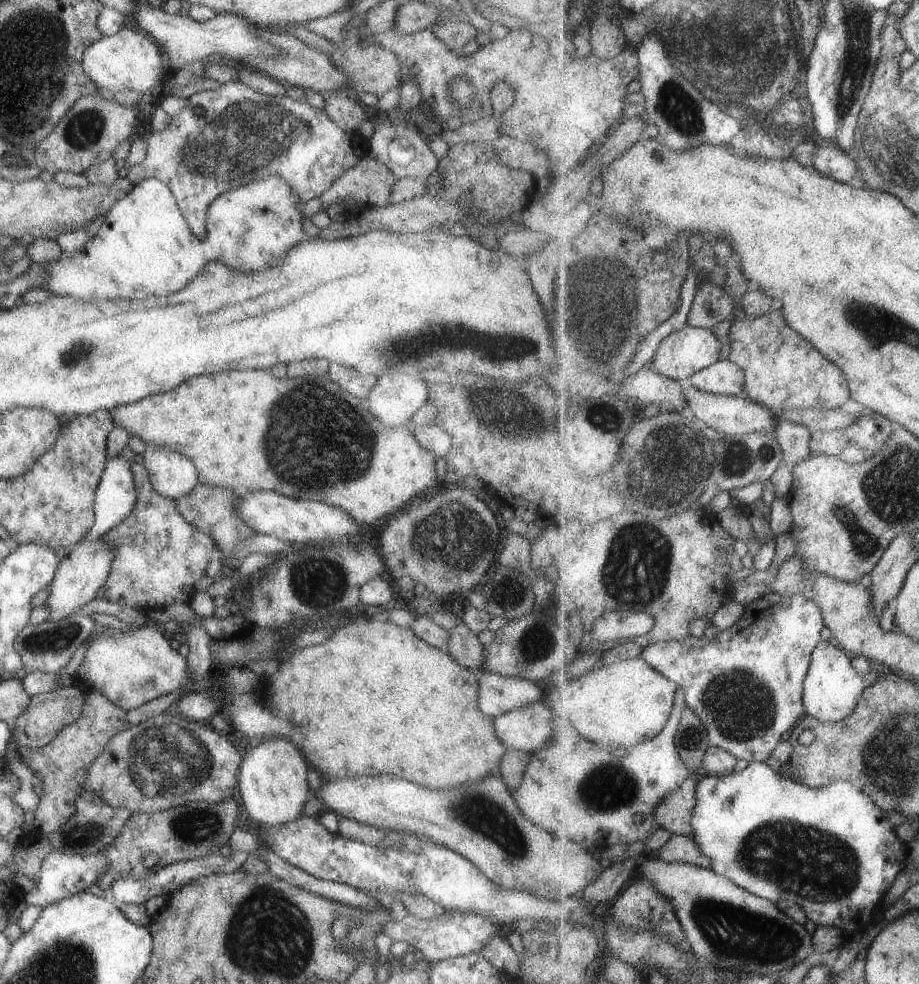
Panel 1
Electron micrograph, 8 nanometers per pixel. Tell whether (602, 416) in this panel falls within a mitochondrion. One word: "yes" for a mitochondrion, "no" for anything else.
yes

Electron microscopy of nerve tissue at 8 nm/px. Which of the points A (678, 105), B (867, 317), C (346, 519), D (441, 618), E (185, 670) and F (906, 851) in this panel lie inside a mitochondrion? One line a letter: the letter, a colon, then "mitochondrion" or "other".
A: mitochondrion
B: mitochondrion
C: other
D: other
E: other
F: other

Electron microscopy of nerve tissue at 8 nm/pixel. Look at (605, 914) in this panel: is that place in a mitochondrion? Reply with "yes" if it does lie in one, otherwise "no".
no

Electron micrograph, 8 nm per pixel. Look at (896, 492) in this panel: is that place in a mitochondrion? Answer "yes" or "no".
yes

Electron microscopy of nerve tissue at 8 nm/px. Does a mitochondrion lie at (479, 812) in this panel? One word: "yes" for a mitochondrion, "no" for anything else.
yes

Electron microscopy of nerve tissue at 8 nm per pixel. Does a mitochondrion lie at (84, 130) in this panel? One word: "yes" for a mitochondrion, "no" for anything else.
yes

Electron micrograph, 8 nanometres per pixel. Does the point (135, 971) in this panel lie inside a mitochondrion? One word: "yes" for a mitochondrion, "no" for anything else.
no

